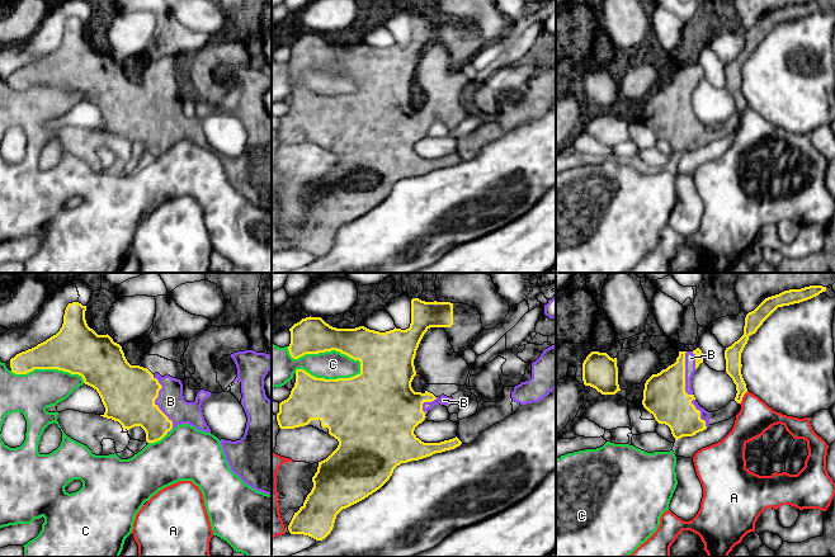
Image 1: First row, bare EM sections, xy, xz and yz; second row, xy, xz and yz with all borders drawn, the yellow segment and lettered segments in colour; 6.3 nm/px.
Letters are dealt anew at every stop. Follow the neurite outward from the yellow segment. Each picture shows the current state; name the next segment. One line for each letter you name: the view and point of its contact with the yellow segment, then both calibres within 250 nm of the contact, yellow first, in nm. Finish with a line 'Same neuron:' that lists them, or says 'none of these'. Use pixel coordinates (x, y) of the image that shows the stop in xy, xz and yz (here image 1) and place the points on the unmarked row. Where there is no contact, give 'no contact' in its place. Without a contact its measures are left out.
B: meets yellow in xy at (156, 121); 340 nm thick on the yellow side, 170 nm on the other
Same neuron: B

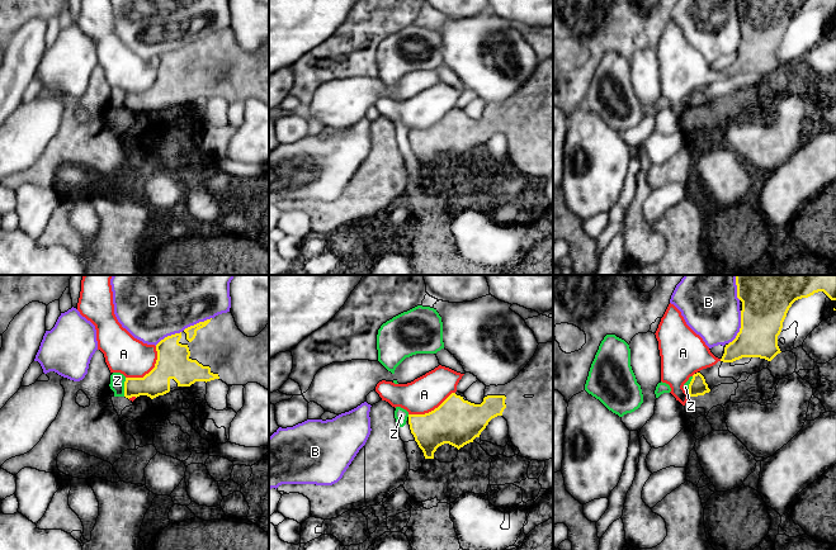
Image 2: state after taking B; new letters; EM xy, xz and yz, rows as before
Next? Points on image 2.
Same neuron: none of these

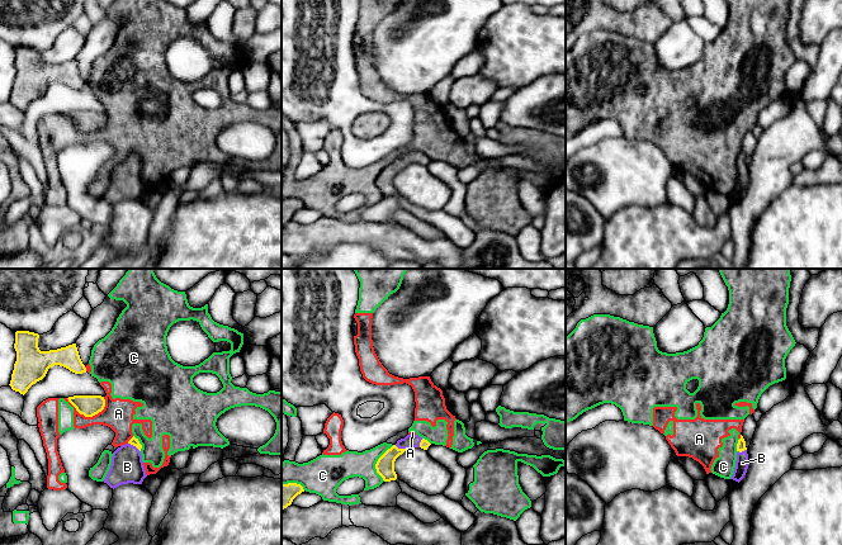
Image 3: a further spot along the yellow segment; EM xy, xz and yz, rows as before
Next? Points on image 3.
B: meets yellow in xy at (135, 161); 50 nm thick on the yellow side, 200 nm on the other
Same neuron: B

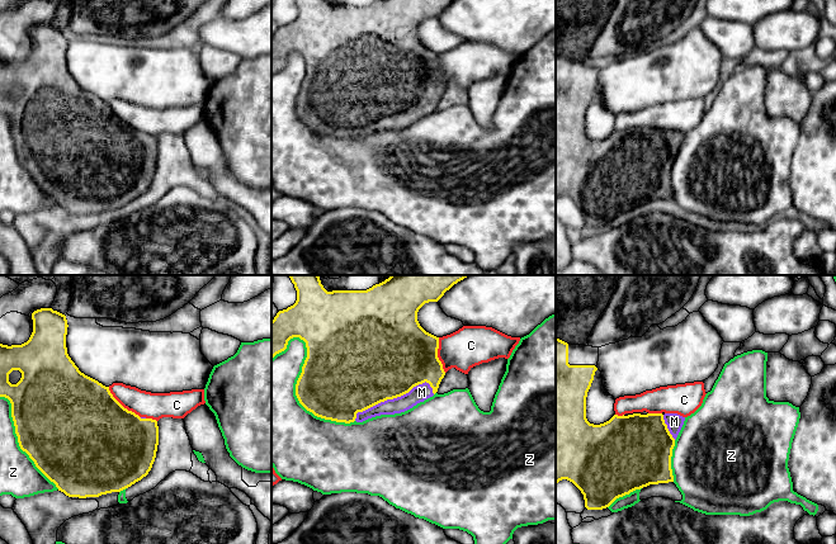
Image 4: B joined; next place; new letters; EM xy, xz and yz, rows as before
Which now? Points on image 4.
M: meets yellow in xz at (391, 114); 500 nm thick on the yellow side, 110 nm on the other
Same neuron: M

